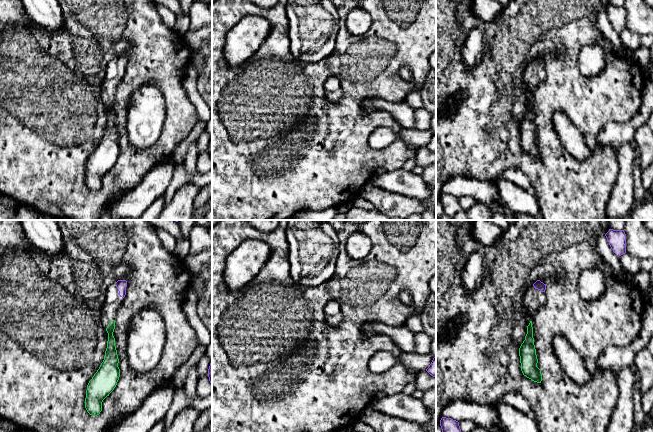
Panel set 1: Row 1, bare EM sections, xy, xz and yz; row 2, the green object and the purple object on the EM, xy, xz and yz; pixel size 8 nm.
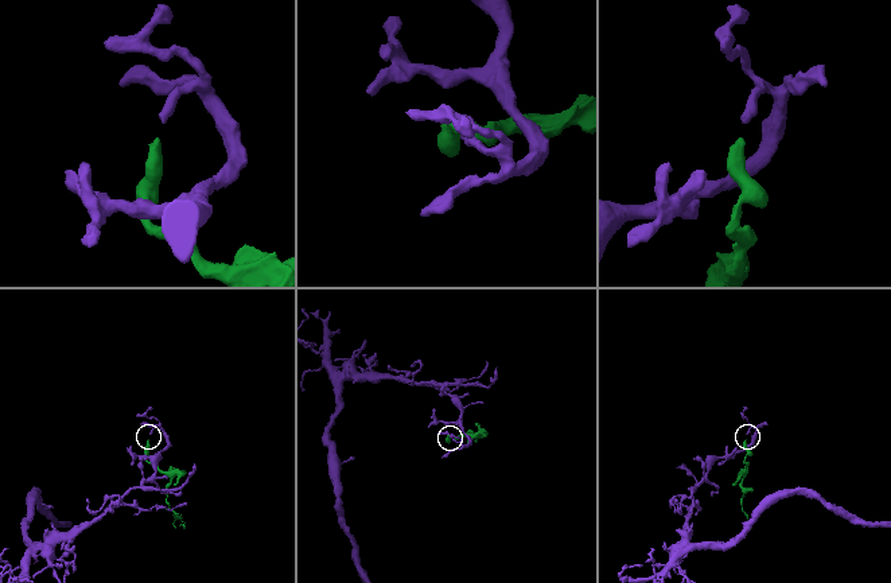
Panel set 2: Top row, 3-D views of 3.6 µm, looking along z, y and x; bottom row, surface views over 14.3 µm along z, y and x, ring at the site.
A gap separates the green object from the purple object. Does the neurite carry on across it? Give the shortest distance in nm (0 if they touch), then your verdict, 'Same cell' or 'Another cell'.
Distance 190 nm. Same cell

